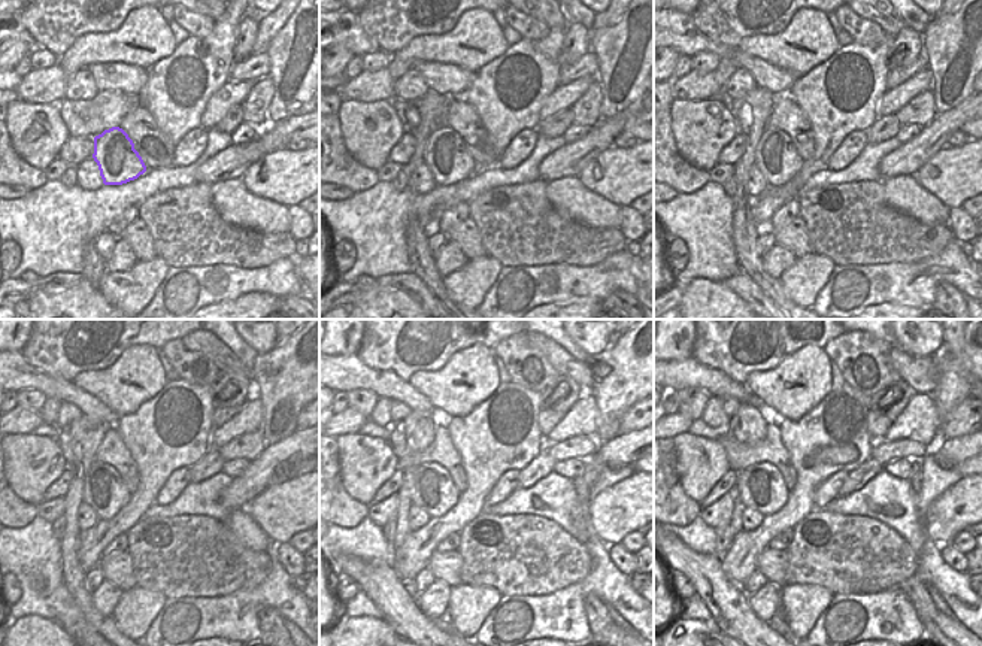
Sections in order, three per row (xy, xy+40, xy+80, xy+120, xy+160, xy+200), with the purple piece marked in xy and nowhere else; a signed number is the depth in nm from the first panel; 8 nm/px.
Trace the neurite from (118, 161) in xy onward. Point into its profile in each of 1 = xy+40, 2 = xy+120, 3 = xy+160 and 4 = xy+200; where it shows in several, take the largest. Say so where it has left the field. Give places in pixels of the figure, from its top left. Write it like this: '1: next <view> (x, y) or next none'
1: next xy+40 (445, 155)
2: next xy+120 (105, 491)
3: next xy+160 (433, 490)
4: next xy+200 (761, 487)

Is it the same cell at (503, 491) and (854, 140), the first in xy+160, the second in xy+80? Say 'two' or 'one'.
one

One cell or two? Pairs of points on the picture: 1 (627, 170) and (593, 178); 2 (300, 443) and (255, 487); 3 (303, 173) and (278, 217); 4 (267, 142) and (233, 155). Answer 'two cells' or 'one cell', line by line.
1: one cell
2: one cell
3: two cells
4: two cells

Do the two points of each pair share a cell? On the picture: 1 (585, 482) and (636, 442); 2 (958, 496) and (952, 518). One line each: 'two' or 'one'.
1: one
2: one

